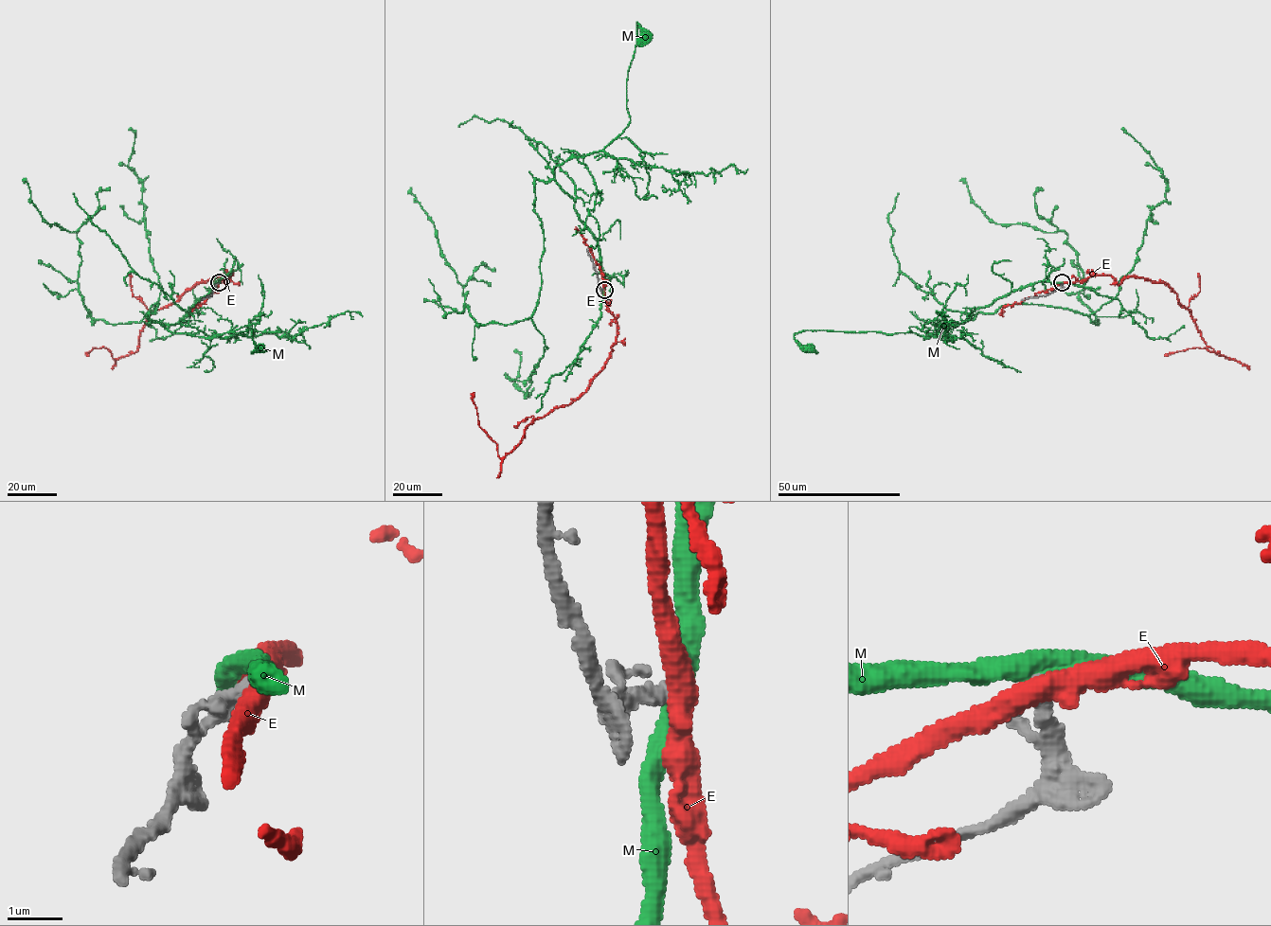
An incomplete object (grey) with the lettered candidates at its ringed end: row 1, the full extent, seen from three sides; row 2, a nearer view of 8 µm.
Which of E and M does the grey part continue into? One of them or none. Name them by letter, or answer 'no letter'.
no letter

